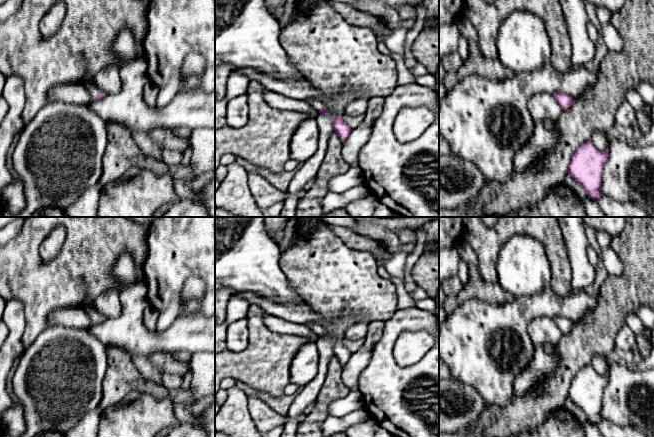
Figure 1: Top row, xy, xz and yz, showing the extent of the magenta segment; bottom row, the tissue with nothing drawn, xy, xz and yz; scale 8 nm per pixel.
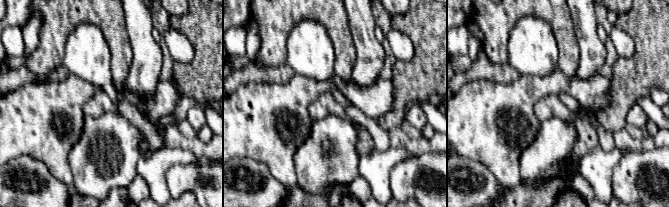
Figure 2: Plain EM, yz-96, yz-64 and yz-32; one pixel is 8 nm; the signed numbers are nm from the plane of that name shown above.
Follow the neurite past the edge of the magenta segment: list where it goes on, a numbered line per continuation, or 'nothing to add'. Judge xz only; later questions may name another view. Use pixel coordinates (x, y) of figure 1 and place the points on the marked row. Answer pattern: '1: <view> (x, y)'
1: xz (316, 104)

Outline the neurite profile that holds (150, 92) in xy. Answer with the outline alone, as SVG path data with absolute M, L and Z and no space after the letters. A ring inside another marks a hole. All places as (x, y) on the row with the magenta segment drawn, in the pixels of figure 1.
M147 81L147 83L143 87L143 98L146 101L147 105L156 105L158 93L158 87L155 86L152 82Z

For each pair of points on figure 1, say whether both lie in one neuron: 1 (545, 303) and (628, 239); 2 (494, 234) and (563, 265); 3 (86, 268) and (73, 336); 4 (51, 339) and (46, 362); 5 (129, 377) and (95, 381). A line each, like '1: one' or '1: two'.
1: two
2: one
3: two
4: one
5: two

